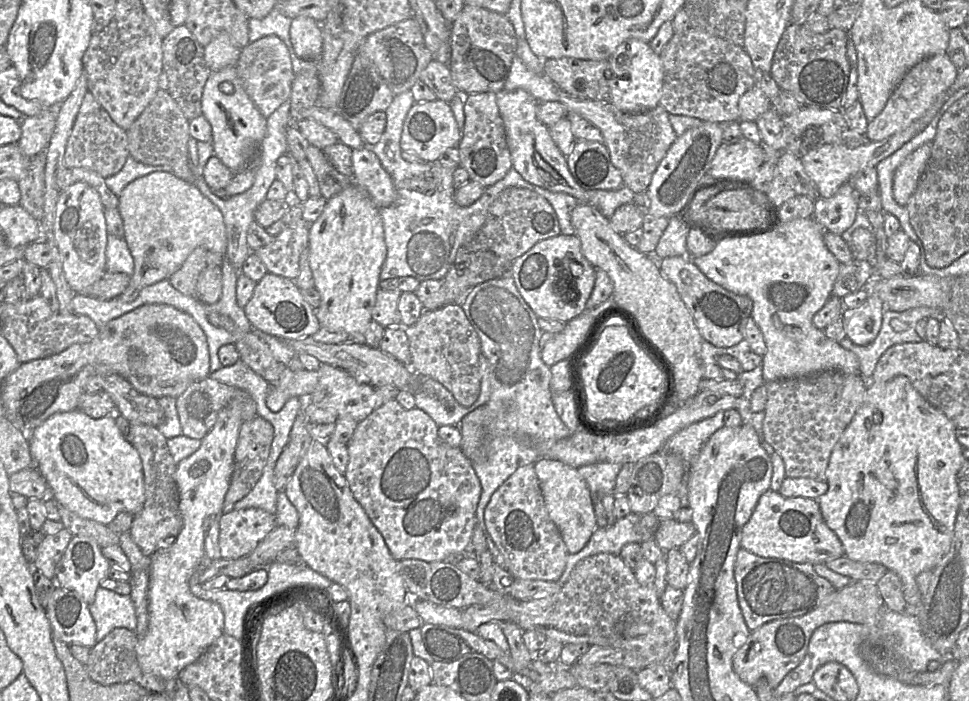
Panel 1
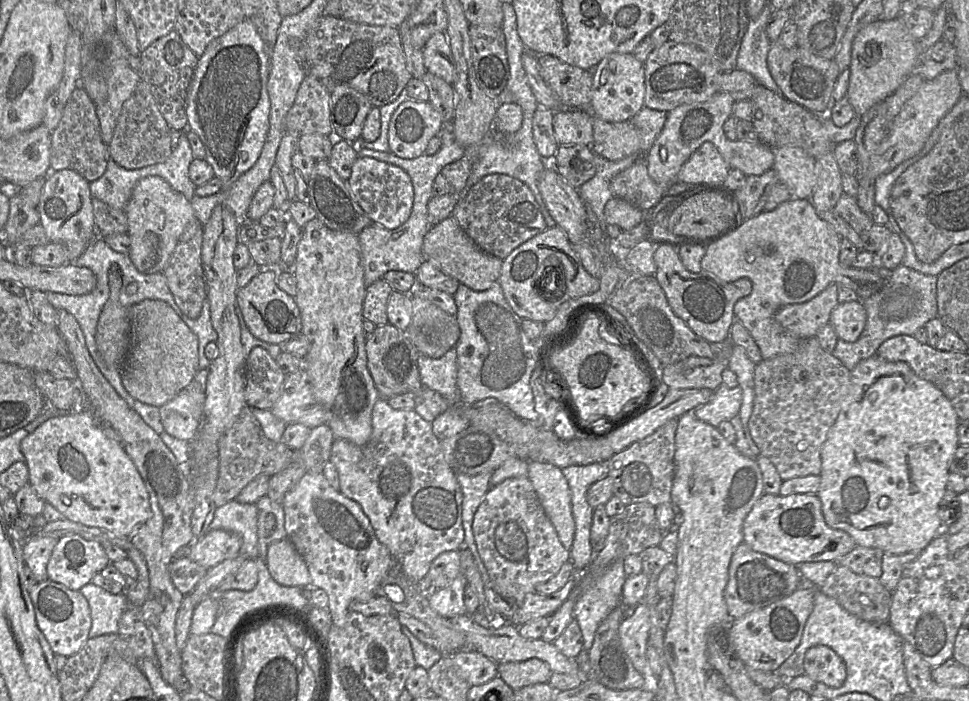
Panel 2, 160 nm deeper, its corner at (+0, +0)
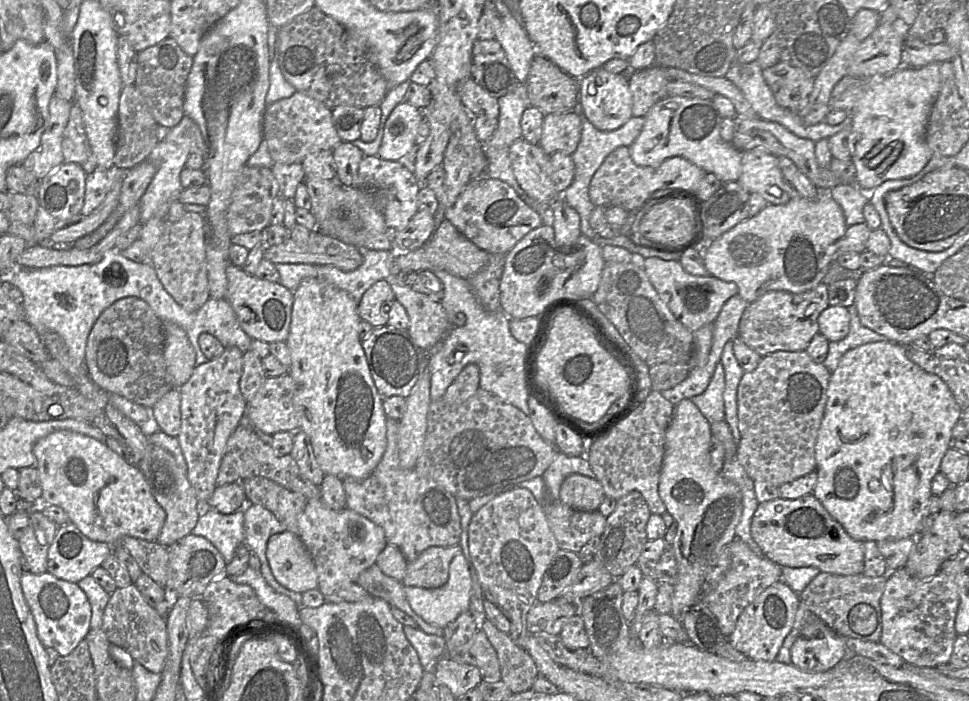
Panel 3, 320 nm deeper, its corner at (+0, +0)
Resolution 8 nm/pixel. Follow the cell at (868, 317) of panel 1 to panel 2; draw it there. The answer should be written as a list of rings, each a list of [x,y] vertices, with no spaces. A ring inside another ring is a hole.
[[[861,300],[841,302],[832,310],[829,323],[838,338],[855,342],[864,330],[867,312]]]

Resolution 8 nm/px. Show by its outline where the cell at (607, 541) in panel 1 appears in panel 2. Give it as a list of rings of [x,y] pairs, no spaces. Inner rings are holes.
[[[619,559],[578,599],[572,616],[583,636],[583,649],[589,651],[600,622],[619,604],[627,576],[623,559]]]

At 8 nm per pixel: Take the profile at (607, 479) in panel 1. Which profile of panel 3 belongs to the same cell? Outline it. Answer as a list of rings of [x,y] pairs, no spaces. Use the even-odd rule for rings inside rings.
[[[557,452],[551,464],[543,475],[547,498],[559,500],[559,490],[563,480],[572,473],[579,473],[590,478],[596,478],[585,455],[569,456]]]

